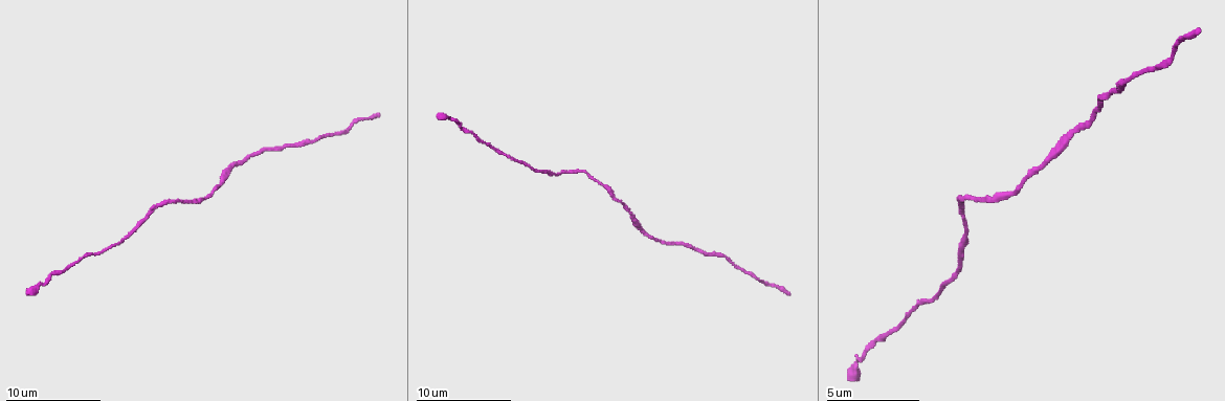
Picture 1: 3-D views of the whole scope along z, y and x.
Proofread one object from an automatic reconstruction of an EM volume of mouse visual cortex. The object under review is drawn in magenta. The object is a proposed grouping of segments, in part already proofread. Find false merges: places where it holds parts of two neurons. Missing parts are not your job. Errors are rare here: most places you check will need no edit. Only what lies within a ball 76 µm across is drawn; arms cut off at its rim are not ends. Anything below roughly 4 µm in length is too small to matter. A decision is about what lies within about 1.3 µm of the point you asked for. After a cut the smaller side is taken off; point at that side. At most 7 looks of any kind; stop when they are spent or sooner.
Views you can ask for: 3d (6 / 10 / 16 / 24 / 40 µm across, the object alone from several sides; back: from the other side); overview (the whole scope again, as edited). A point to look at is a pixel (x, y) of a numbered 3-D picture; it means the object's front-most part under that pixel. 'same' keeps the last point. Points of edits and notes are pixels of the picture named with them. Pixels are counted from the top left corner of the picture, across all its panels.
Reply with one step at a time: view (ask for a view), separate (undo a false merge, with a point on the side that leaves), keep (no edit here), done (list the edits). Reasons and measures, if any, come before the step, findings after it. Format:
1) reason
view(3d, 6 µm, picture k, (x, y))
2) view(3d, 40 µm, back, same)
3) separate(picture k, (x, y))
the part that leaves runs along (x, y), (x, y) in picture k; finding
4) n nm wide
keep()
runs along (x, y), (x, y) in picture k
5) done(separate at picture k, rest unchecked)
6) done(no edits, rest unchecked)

sudden change in width
view(3d, 10 µm, picture 1, (129, 231))

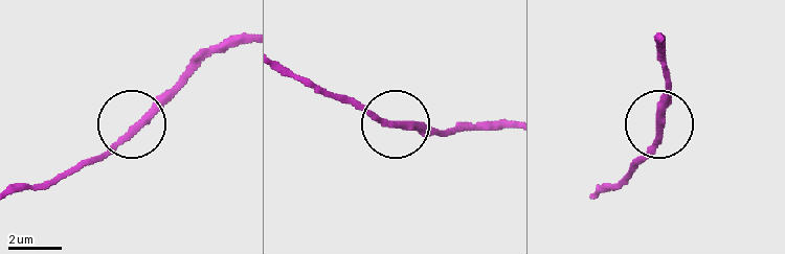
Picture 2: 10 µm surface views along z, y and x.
view(3d, 10 µm, back, picture 2, (660, 126))

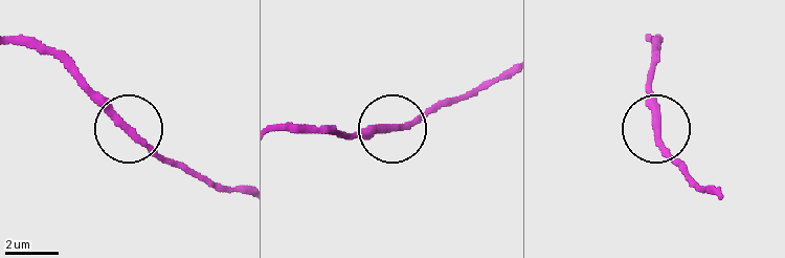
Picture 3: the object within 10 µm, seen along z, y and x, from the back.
keep()
runs along (278, 127), (380, 133), (446, 102) in picture 3; continuous, no second neuron

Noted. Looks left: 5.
view(3d, 16 µm, picture 1, (1014, 195))

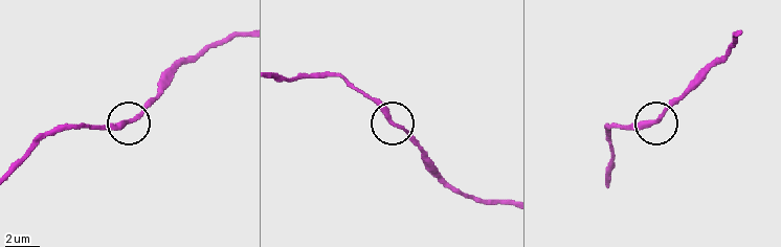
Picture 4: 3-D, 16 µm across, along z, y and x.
side arm 26 µm
keep()
continuous, no second neuron

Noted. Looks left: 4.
sudden change in width
view(3d, 10 µm, picture 1, (1124, 82))

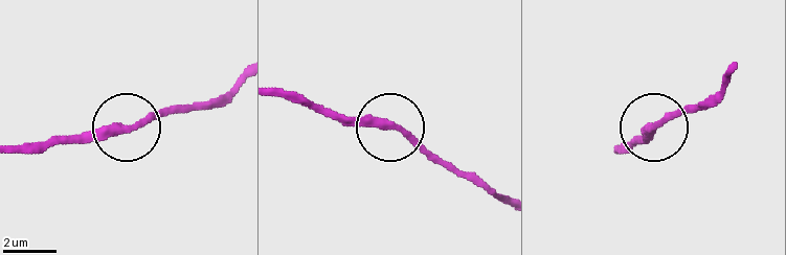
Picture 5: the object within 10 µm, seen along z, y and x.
keep()
runs along (13, 155), (53, 141), (114, 134), (173, 110) in picture 5; continuous, no second neuron

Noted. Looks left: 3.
sudden change in width
view(3d, 16 µm, picture 1, (231, 165))

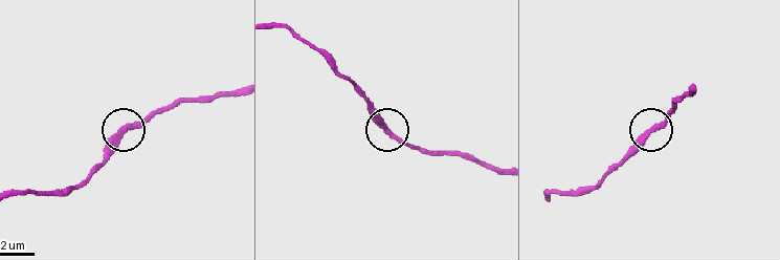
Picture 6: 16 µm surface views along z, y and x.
330 nm wide
keep()
runs along (594, 187), (671, 113) in picture 6; all the same neuron

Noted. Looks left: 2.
done(no edits, rest unchecked)

